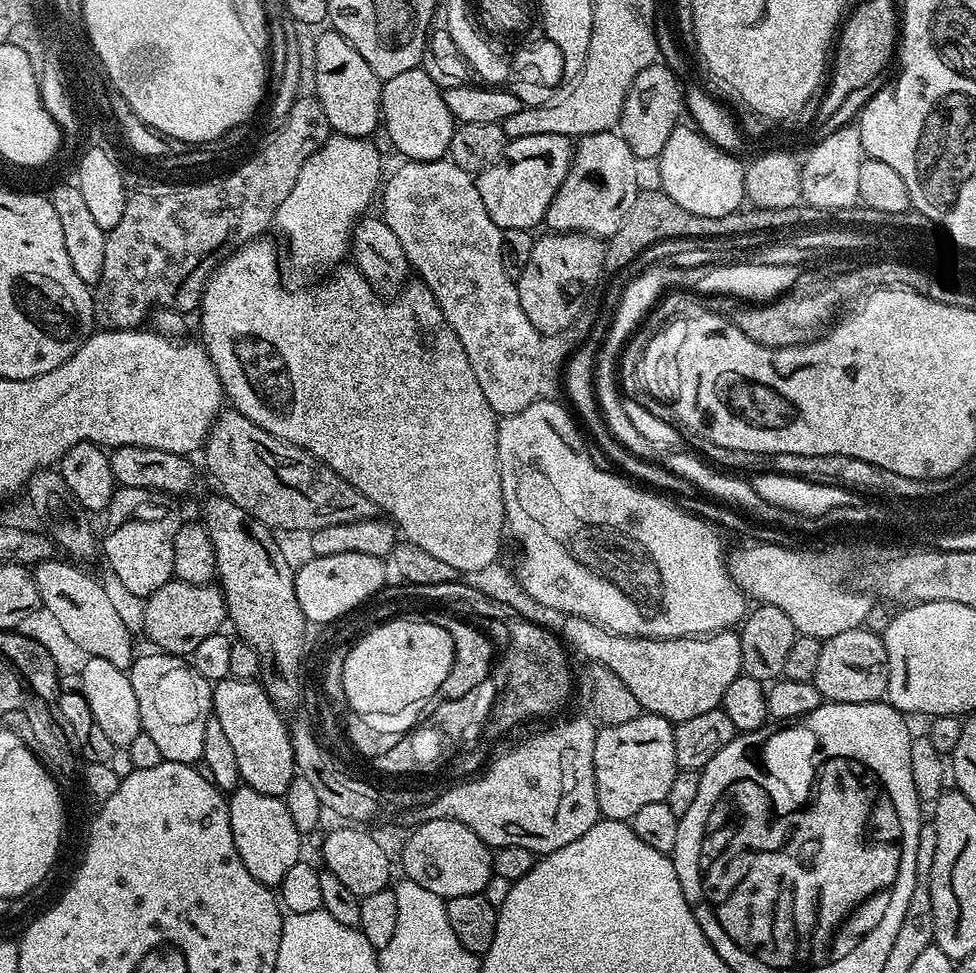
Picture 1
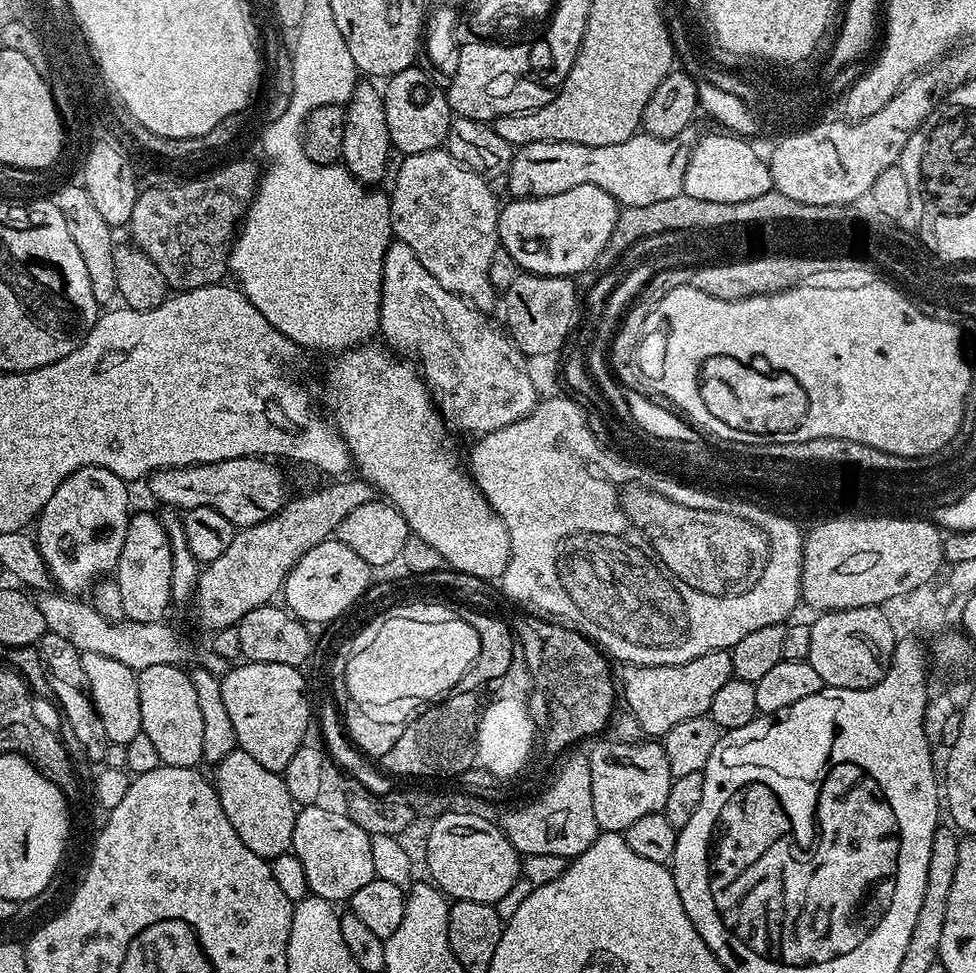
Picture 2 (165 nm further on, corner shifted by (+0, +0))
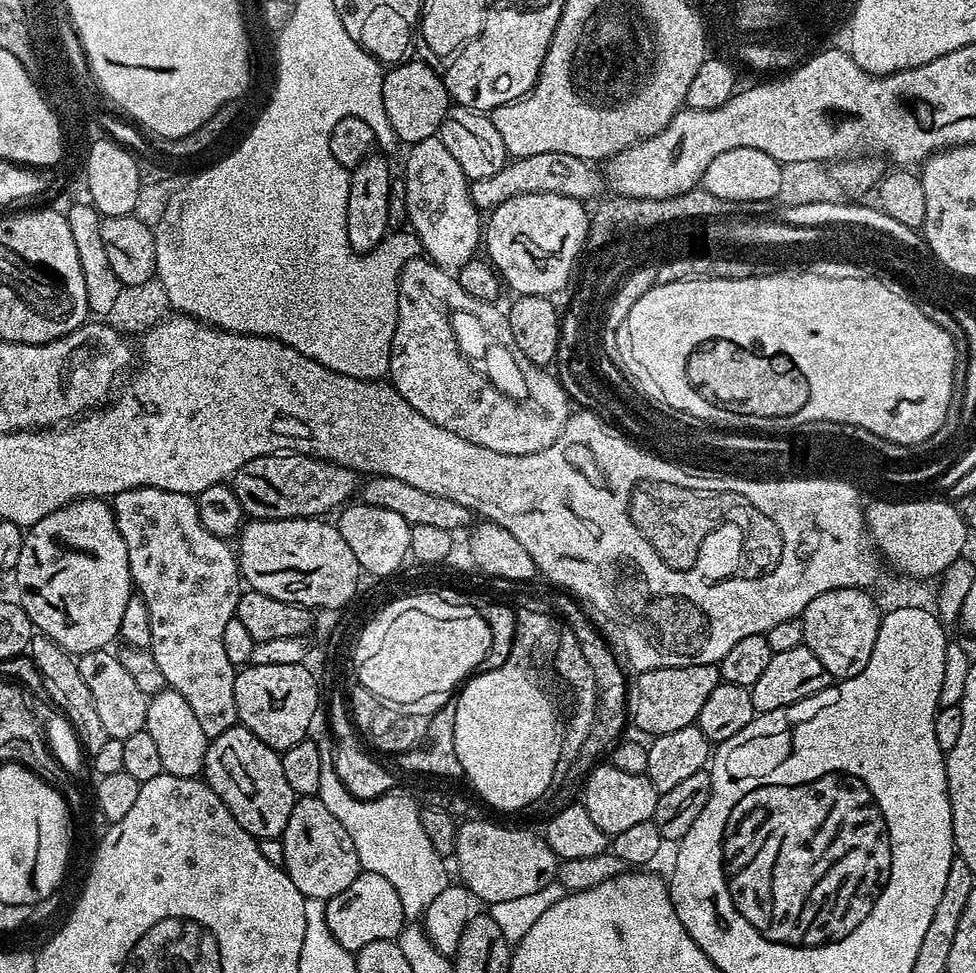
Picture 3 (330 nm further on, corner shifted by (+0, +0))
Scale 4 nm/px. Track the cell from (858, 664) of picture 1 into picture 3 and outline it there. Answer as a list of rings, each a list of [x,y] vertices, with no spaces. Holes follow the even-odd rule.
[[[839,588],[818,594],[803,614],[804,642],[818,662],[826,666],[829,677],[837,681],[854,678],[854,674],[868,671],[870,654],[874,654],[874,641],[878,639],[878,626],[882,615],[872,599],[871,591],[863,588]]]

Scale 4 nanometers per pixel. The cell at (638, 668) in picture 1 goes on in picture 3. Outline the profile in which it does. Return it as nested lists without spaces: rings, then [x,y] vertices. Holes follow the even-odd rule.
[[[715,664],[702,666],[678,666],[663,668],[649,672],[637,672],[628,684],[627,715],[630,724],[640,732],[645,732],[648,738],[662,734],[671,734],[673,730],[682,730],[682,726],[696,724],[698,714],[702,714],[702,706],[706,698],[721,684],[720,669]]]

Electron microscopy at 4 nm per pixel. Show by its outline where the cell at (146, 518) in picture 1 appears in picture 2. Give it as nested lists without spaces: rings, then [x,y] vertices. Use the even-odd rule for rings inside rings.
[[[148,512],[129,515],[126,526],[126,540],[122,542],[122,554],[118,554],[114,579],[122,594],[122,610],[124,620],[142,623],[158,623],[165,619],[168,604],[172,598],[172,547],[168,541],[168,533],[163,523],[159,524]]]

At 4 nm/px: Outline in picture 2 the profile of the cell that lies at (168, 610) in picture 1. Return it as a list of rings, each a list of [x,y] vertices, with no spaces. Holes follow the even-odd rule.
[[[359,478],[347,480],[328,482],[325,488],[317,492],[310,492],[297,500],[296,497],[289,499],[277,516],[239,529],[230,546],[226,546],[222,558],[214,558],[214,562],[201,567],[200,576],[196,579],[194,601],[196,616],[202,627],[207,630],[233,627],[246,618],[250,610],[273,603],[302,554],[314,550],[314,546],[324,540],[335,537],[337,526],[342,518],[346,518],[346,514],[350,514],[350,510],[377,499],[378,493],[371,484]]]

